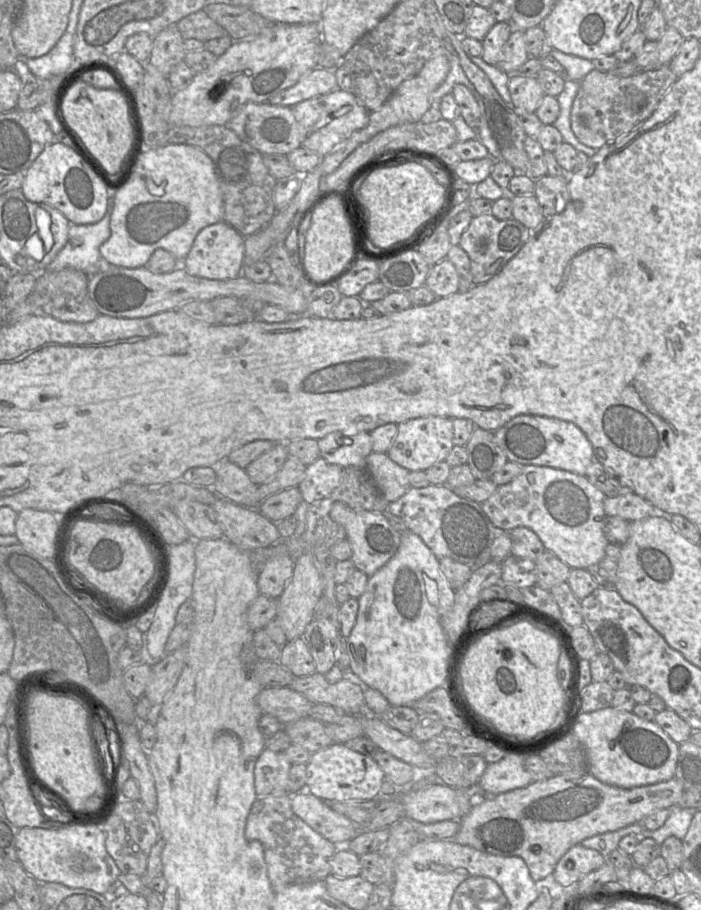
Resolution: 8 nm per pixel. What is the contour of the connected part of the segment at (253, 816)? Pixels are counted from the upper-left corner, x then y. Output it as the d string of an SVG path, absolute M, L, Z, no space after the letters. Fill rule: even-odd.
M284 791L257 796L247 818L245 838L262 843L268 878L274 891L294 883L324 880L331 874L331 860L337 851L336 845L293 813L291 795Z

